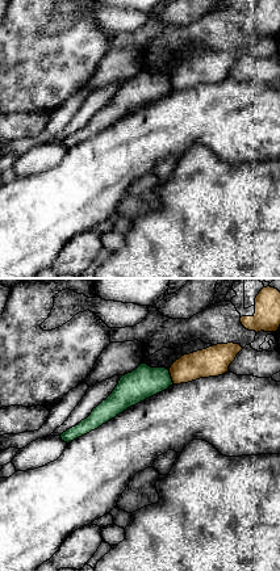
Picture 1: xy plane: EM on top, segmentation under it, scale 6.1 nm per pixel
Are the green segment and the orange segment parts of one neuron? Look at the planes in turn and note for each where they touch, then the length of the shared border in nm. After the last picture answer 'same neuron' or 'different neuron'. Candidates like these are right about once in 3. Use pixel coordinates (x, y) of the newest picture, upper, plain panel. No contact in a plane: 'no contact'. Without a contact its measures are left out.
meets green at (170, 83); contact 100 nm long

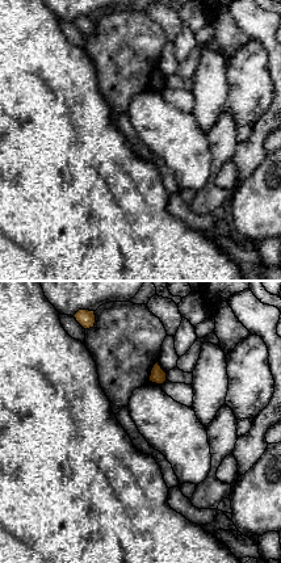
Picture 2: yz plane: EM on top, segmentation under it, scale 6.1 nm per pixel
meets green at (158, 91); contact 50 nm long

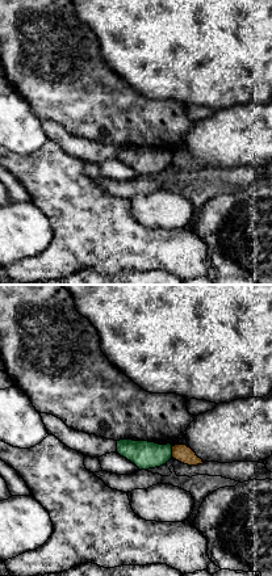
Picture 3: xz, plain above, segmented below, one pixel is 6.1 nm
meets green at (171, 158); contact 70 nm long

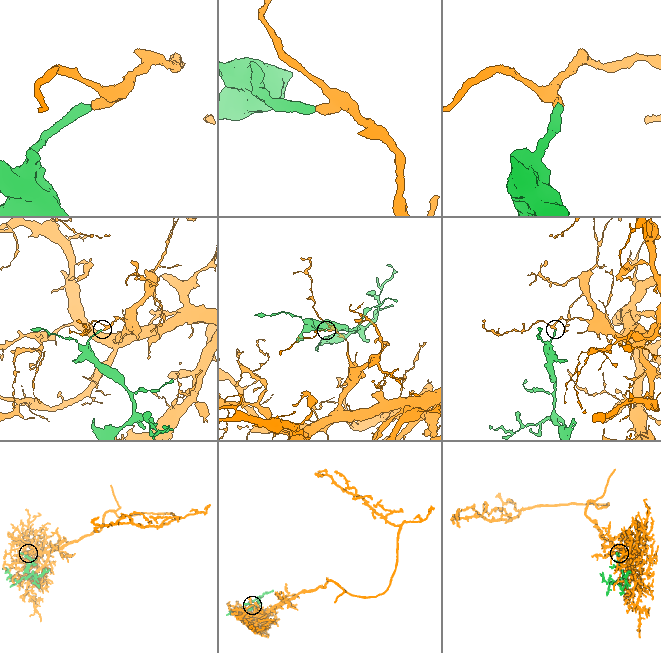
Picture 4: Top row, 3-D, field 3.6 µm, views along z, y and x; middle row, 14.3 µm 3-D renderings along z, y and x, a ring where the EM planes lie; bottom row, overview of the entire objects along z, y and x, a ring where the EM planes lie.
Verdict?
different neuron

